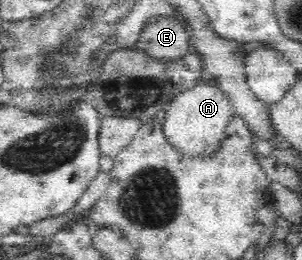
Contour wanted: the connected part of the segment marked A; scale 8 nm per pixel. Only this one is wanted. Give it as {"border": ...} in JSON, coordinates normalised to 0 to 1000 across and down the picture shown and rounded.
{"border":[[[682,300],[636,338],[579,350],[550,415],[543,512],[563,550],[609,588],[699,596],[725,573],[745,500],[775,454],[768,404],[745,354],[699,304]]]}

